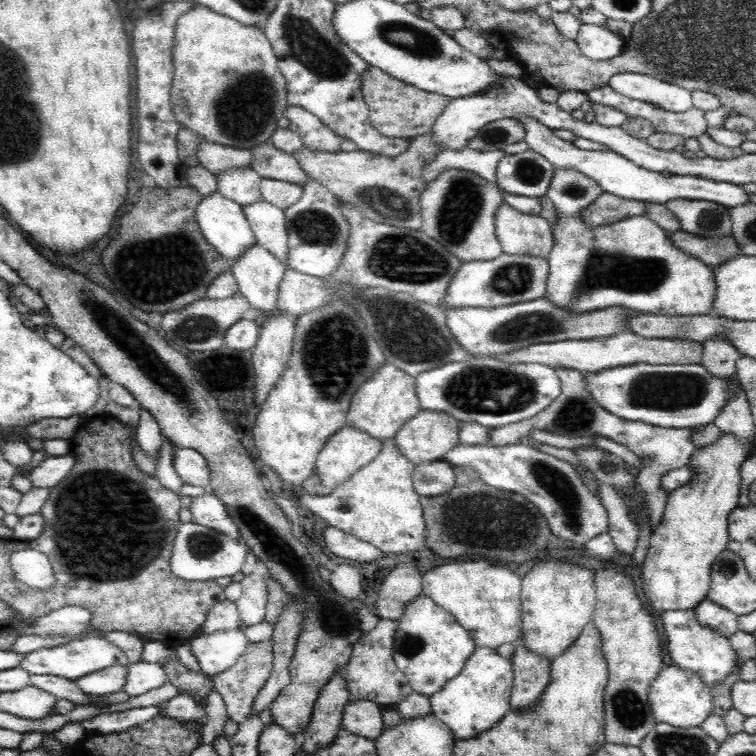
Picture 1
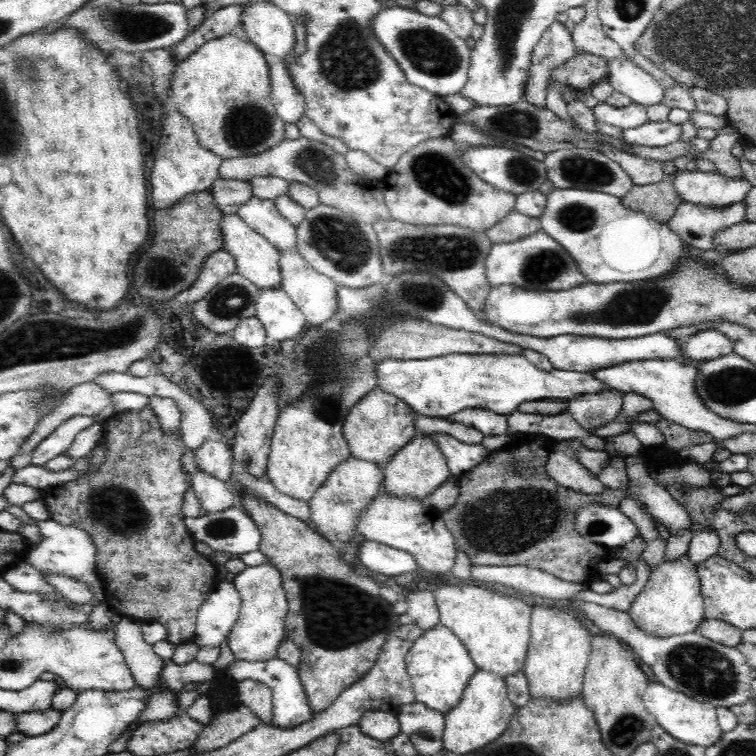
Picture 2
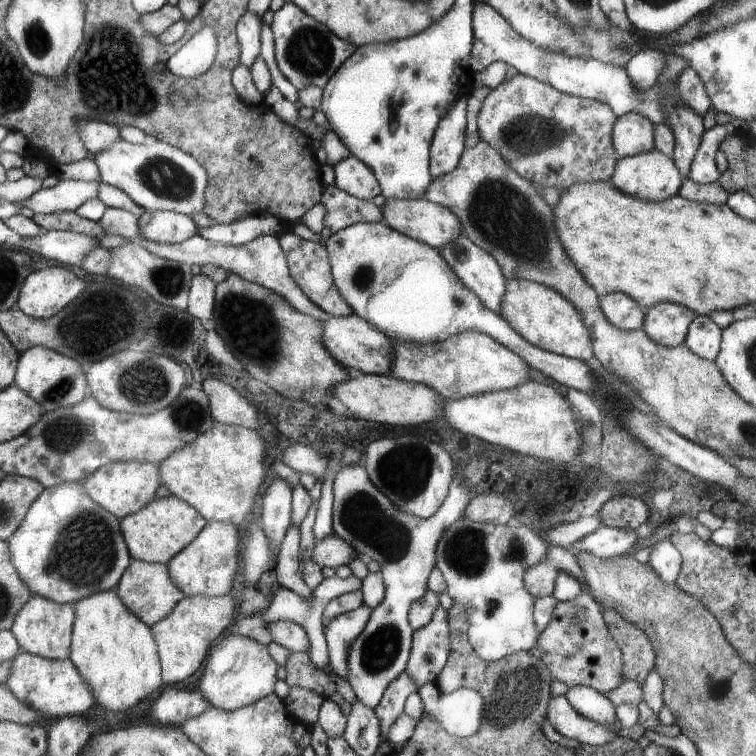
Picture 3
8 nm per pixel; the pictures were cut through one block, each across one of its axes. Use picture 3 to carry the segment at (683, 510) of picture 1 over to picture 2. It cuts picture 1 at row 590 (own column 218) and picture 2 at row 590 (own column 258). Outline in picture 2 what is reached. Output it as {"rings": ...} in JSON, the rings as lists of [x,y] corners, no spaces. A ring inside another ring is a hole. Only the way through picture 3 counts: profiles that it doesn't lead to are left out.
{"rings":[[[687,556],[680,562],[669,564],[662,562],[645,583],[640,596],[634,600],[628,610],[632,622],[641,631],[656,638],[670,638],[698,632],[700,623],[704,619],[704,604],[700,593],[699,575]]]}

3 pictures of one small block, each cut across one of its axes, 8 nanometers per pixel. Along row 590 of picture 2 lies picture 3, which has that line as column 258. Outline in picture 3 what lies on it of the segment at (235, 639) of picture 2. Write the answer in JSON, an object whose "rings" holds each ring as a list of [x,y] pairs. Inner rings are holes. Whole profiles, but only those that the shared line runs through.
{"rings":[[[194,235],[176,244],[142,240],[141,246],[164,260],[182,263],[188,267],[193,265],[201,267],[203,264],[211,264],[212,266],[217,266],[225,270],[227,273],[237,274],[241,276],[243,280],[259,284],[271,290],[271,292],[279,294],[288,301],[288,304],[291,305],[292,308],[315,318],[317,321],[323,322],[323,320],[327,320],[330,316],[313,304],[313,302],[301,292],[299,286],[295,284],[293,278],[289,275],[286,257],[279,247],[278,238],[272,235],[260,235],[257,236],[257,238],[253,238],[250,242],[241,245],[225,245]]]}

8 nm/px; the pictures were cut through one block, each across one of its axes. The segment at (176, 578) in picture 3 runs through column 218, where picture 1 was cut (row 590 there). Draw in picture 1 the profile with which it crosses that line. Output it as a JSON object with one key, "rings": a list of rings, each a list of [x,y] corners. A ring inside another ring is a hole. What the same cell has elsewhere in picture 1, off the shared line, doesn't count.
{"rings":[[[544,560],[536,564],[530,574],[524,576],[521,582],[521,604],[522,604],[522,626],[521,634],[523,645],[536,655],[547,658],[552,662],[557,655],[564,654],[569,646],[580,636],[581,630],[588,622],[593,620],[595,605],[597,602],[595,594],[595,575],[586,570],[580,564],[572,562],[556,562],[556,560]]]}

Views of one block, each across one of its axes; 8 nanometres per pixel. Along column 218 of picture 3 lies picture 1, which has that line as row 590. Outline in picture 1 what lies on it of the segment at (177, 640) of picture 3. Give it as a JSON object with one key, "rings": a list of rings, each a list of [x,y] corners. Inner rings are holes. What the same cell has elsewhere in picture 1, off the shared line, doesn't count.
{"rings":[[[602,568],[594,577],[596,605],[593,623],[600,633],[608,668],[603,705],[605,706],[606,743],[639,746],[642,739],[657,725],[649,706],[649,688],[663,670],[662,646],[654,618],[636,596],[634,580],[614,568]]]}

